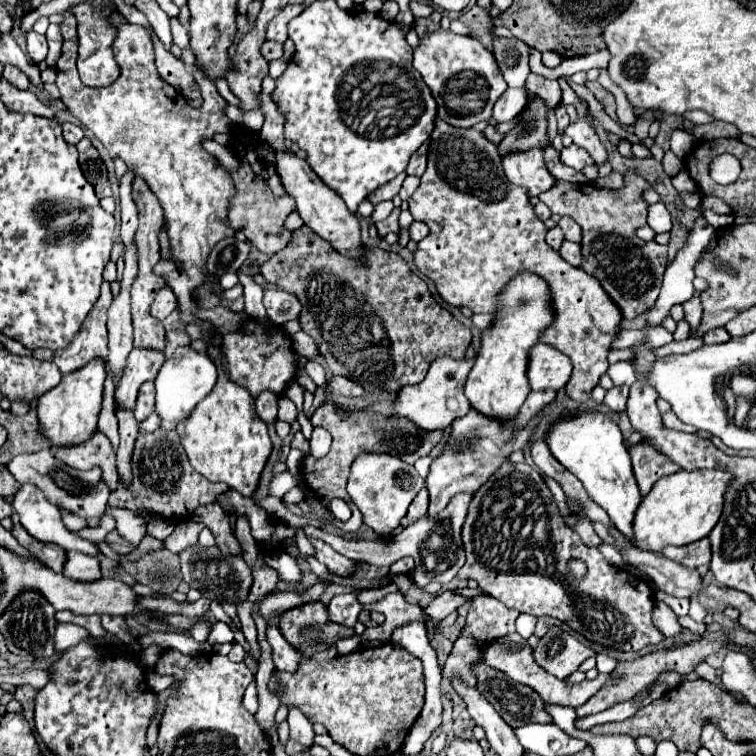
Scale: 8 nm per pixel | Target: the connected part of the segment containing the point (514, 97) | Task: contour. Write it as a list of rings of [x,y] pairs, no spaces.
[[[519,87],[519,89],[507,89],[499,101],[495,103],[495,109],[493,109],[493,119],[497,123],[503,123],[503,121],[511,121],[513,117],[521,115],[523,113],[523,107],[527,107],[527,99],[531,97],[531,93],[527,91],[527,87]]]

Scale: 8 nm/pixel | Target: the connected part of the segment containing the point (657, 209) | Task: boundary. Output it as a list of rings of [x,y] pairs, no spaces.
[[[663,203],[649,205],[649,217],[647,217],[647,223],[649,223],[649,227],[651,227],[655,233],[671,231],[671,215],[669,215],[669,211],[665,209]]]

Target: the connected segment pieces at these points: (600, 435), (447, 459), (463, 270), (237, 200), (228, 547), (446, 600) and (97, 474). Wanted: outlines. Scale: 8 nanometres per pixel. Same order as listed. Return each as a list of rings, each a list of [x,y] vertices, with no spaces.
[[[585,409],[575,415],[565,415],[557,419],[545,433],[545,441],[553,457],[565,469],[575,473],[581,479],[589,497],[607,511],[611,523],[623,533],[623,537],[631,539],[631,543],[637,545],[631,531],[631,521],[635,519],[635,511],[643,495],[635,483],[635,475],[631,471],[631,459],[617,423],[613,423],[601,411]]]
[[[469,411],[465,417],[459,417],[451,425],[451,435],[447,441],[447,447],[439,459],[431,463],[431,471],[427,477],[427,489],[431,495],[429,503],[429,517],[435,517],[445,509],[449,499],[461,491],[477,491],[499,467],[501,463],[517,449],[523,449],[529,441],[531,431],[535,429],[537,419],[533,419],[519,435],[511,435],[515,419],[509,423],[509,427],[499,427],[493,419],[485,419],[477,411]]]
[[[435,119],[429,141],[427,171],[421,177],[421,185],[409,199],[409,211],[415,221],[423,221],[429,227],[429,235],[417,243],[417,249],[413,253],[415,267],[435,283],[437,293],[447,305],[469,307],[473,313],[495,313],[499,309],[499,293],[517,273],[531,271],[547,281],[555,319],[543,331],[541,341],[557,347],[571,359],[573,375],[567,383],[567,395],[577,403],[587,403],[591,399],[591,389],[599,383],[599,377],[609,367],[609,345],[617,337],[617,325],[621,323],[619,307],[611,303],[599,281],[595,281],[585,271],[571,267],[557,251],[553,251],[545,243],[547,227],[535,215],[527,191],[523,191],[523,187],[515,187],[503,175],[503,163],[497,145],[491,143],[481,131],[457,129],[441,119]]]
[[[233,125],[231,133],[235,137],[231,137],[229,149],[239,159],[239,169],[229,171],[229,175],[233,177],[233,183],[235,183],[235,195],[231,197],[231,203],[227,209],[227,219],[235,231],[243,231],[249,243],[253,243],[261,253],[271,257],[277,251],[281,251],[283,247],[287,247],[287,243],[291,241],[291,231],[285,227],[285,219],[291,211],[295,211],[295,201],[291,199],[291,195],[275,197],[271,193],[269,175],[263,169],[263,163],[257,155],[253,133],[249,133],[247,129],[243,129],[239,125]]]
[[[211,503],[211,505],[207,505],[207,507],[199,507],[199,509],[193,513],[193,521],[205,523],[205,525],[213,531],[215,541],[217,541],[217,547],[219,547],[225,555],[243,555],[241,545],[239,545],[239,541],[237,541],[235,535],[233,535],[231,523],[229,523],[225,511],[219,509],[219,505]]]
[[[439,591],[435,595],[435,599],[425,607],[425,615],[427,615],[427,635],[429,641],[433,641],[433,635],[437,633],[437,625],[451,613],[455,611],[459,605],[465,603],[465,597],[451,593],[451,591]]]
[[[43,449],[39,453],[31,453],[31,455],[21,455],[19,461],[9,461],[7,469],[21,483],[35,483],[35,487],[39,487],[53,505],[65,507],[67,511],[77,513],[83,519],[87,519],[87,517],[101,517],[105,513],[107,499],[109,499],[111,491],[101,481],[101,471],[99,469],[79,471],[79,469],[67,467],[65,463],[55,459],[49,449]]]

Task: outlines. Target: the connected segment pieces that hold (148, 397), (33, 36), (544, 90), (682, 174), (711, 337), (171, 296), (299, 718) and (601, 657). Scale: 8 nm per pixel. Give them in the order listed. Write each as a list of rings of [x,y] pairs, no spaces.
[[[147,381],[141,385],[139,397],[137,397],[137,407],[135,407],[137,421],[143,421],[149,417],[149,413],[153,411],[153,401],[155,401],[155,387],[153,387],[153,381]]]
[[[29,31],[29,35],[27,35],[27,55],[31,57],[31,61],[35,65],[45,61],[45,57],[47,57],[47,41],[45,41],[43,35],[39,35],[35,31]]]
[[[531,73],[527,77],[527,87],[537,99],[543,99],[543,103],[547,103],[547,107],[551,107],[551,109],[555,109],[561,103],[561,87],[557,81]]]
[[[683,167],[675,177],[673,177],[673,185],[675,189],[681,193],[681,191],[695,191],[695,181],[689,177],[689,171],[687,167]]]
[[[719,327],[719,329],[715,329],[715,331],[709,331],[709,333],[703,337],[705,343],[727,343],[729,339],[731,339],[731,335],[729,335],[723,327]]]
[[[165,287],[165,289],[161,289],[161,291],[157,293],[157,297],[155,297],[153,305],[151,305],[151,315],[153,315],[155,319],[163,321],[163,319],[165,319],[171,311],[175,311],[175,309],[177,309],[175,293],[173,293],[169,287]]]
[[[297,707],[289,709],[287,721],[289,721],[289,727],[291,727],[291,739],[293,741],[299,741],[303,745],[313,745],[313,737],[315,737],[313,725],[303,713],[297,711]]]
[[[600,653],[596,656],[596,667],[599,673],[611,673],[617,665],[617,661],[606,653]]]

